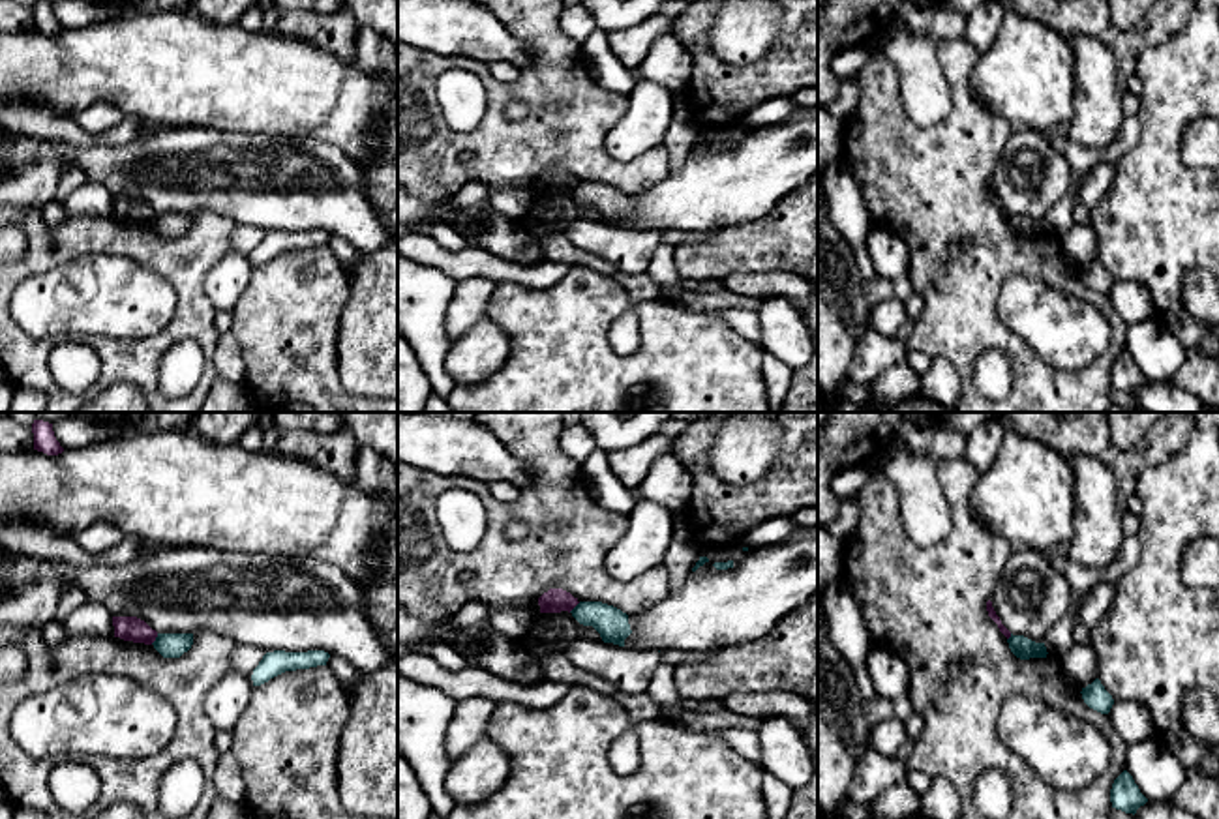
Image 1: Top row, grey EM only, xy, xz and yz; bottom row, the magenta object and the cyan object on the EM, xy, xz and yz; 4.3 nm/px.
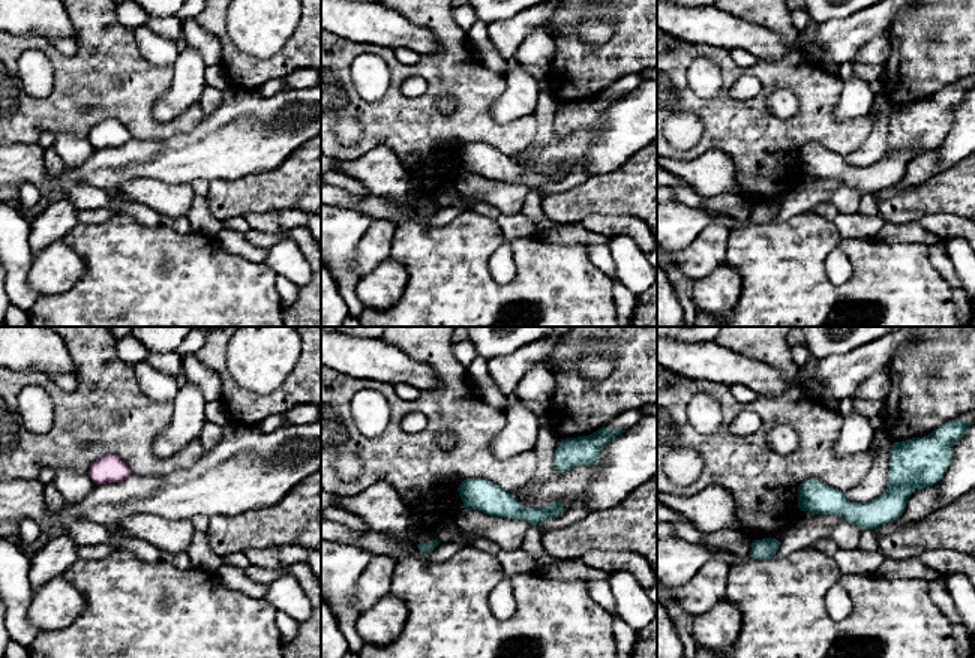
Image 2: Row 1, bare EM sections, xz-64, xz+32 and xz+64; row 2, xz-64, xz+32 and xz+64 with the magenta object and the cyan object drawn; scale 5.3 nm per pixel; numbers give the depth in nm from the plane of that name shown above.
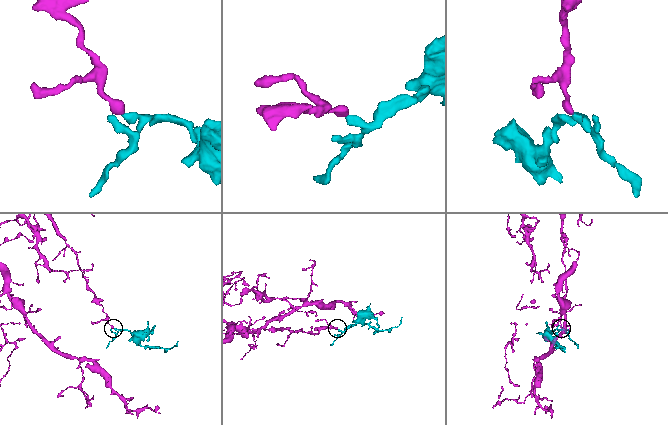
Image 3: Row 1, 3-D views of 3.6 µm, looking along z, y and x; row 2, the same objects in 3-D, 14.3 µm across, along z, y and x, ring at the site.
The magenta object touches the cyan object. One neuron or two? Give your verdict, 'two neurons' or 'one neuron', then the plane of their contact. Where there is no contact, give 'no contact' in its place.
two neurons | xy

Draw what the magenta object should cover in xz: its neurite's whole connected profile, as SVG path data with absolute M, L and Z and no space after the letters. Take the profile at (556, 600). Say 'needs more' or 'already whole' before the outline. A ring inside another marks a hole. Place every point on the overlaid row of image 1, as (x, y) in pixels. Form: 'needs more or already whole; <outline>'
already whole; M549 588L538 598L540 613L570 613L578 603L578 598L563 588Z

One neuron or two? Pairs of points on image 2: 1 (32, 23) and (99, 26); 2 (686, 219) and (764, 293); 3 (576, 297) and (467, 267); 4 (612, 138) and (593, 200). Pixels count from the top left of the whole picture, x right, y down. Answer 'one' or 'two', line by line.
1: two
2: two
3: one
4: two

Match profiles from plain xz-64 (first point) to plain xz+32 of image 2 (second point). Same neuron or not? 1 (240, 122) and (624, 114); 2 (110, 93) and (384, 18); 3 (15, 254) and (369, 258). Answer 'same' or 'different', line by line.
1: same
2: different
3: different

